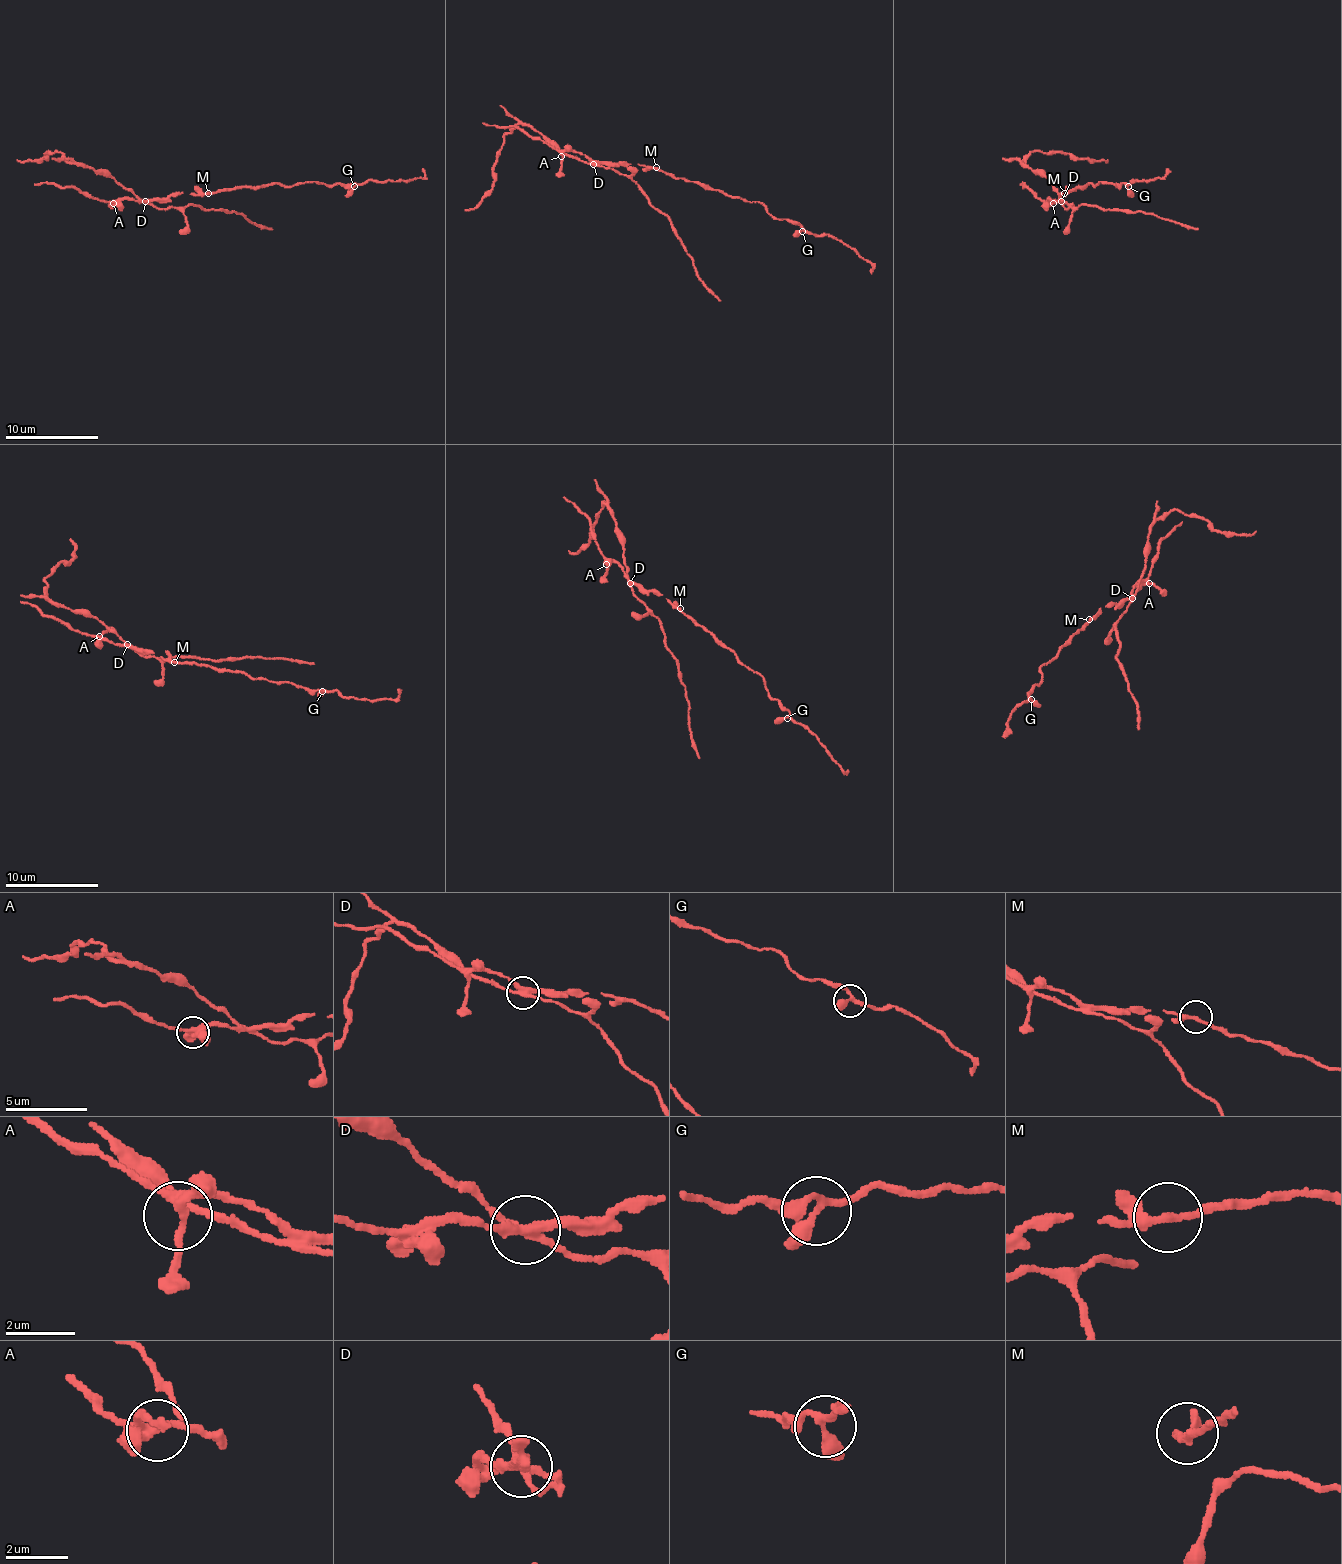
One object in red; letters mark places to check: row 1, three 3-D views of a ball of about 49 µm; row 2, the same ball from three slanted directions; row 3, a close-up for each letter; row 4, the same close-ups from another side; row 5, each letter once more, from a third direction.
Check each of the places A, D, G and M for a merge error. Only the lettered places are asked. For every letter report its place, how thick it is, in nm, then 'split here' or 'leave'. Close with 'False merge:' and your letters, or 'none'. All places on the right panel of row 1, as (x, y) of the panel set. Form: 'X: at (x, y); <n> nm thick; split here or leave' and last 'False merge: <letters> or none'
A: at (1053, 203); 280 nm thick; leave
D: at (1061, 201); 260 nm thick; split here
G: at (1128, 186); 240 nm thick; leave
M: at (1064, 193); 190 nm thick; leave
False merge: D

